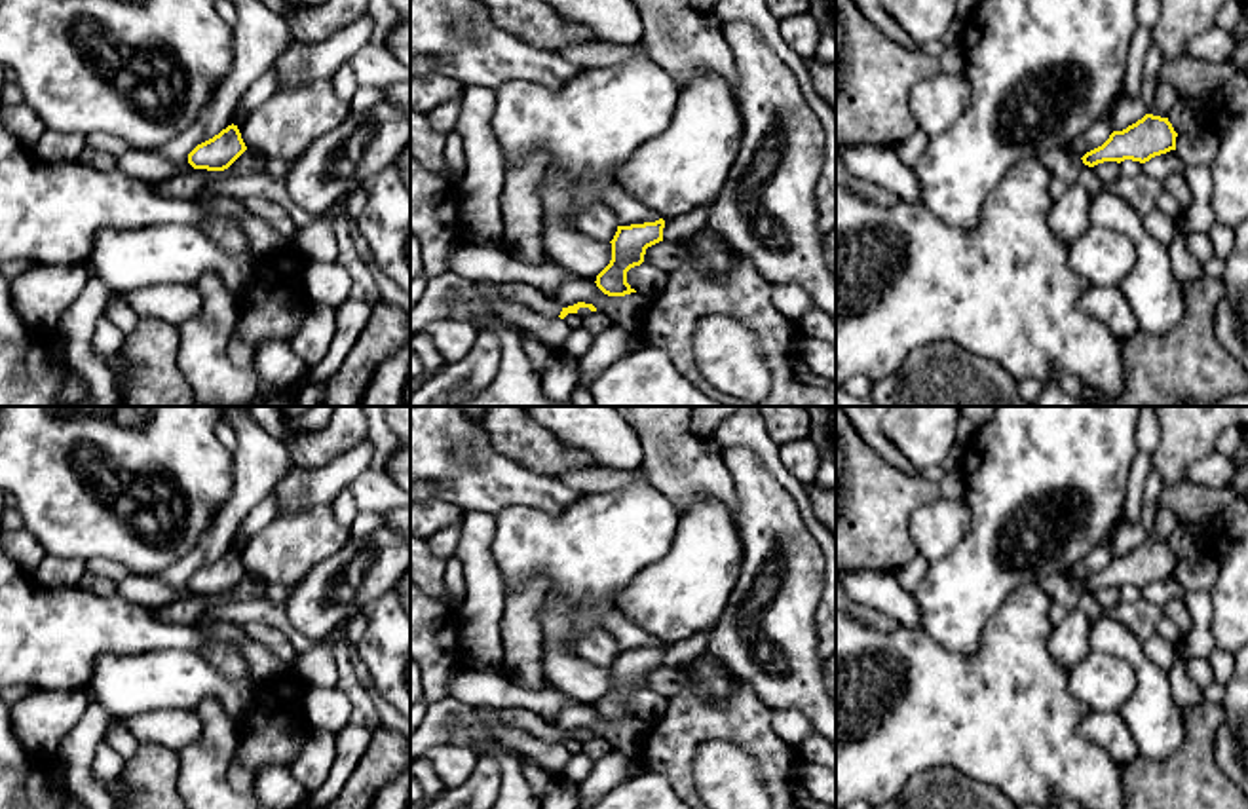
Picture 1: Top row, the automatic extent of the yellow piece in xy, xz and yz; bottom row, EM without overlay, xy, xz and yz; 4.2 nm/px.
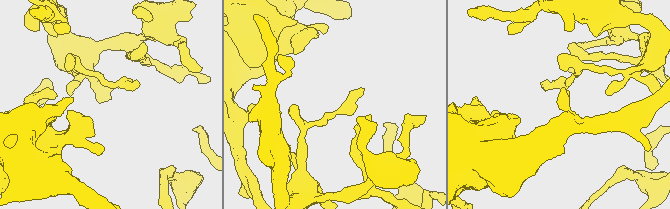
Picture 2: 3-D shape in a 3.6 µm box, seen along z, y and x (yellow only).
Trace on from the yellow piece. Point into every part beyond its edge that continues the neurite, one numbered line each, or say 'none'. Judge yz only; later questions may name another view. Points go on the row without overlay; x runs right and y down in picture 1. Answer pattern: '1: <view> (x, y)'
none

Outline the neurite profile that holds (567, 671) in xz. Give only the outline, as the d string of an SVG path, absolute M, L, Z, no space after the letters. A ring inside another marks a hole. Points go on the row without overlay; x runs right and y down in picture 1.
M543 596L534 608L534 623L543 632L541 667L562 693L581 701L598 701L612 686L612 668L596 667L577 655L564 640L562 627L572 604L560 596Z

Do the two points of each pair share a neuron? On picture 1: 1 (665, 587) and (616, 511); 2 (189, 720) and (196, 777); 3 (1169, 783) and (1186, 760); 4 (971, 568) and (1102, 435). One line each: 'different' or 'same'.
1: different
2: different
3: same
4: same

